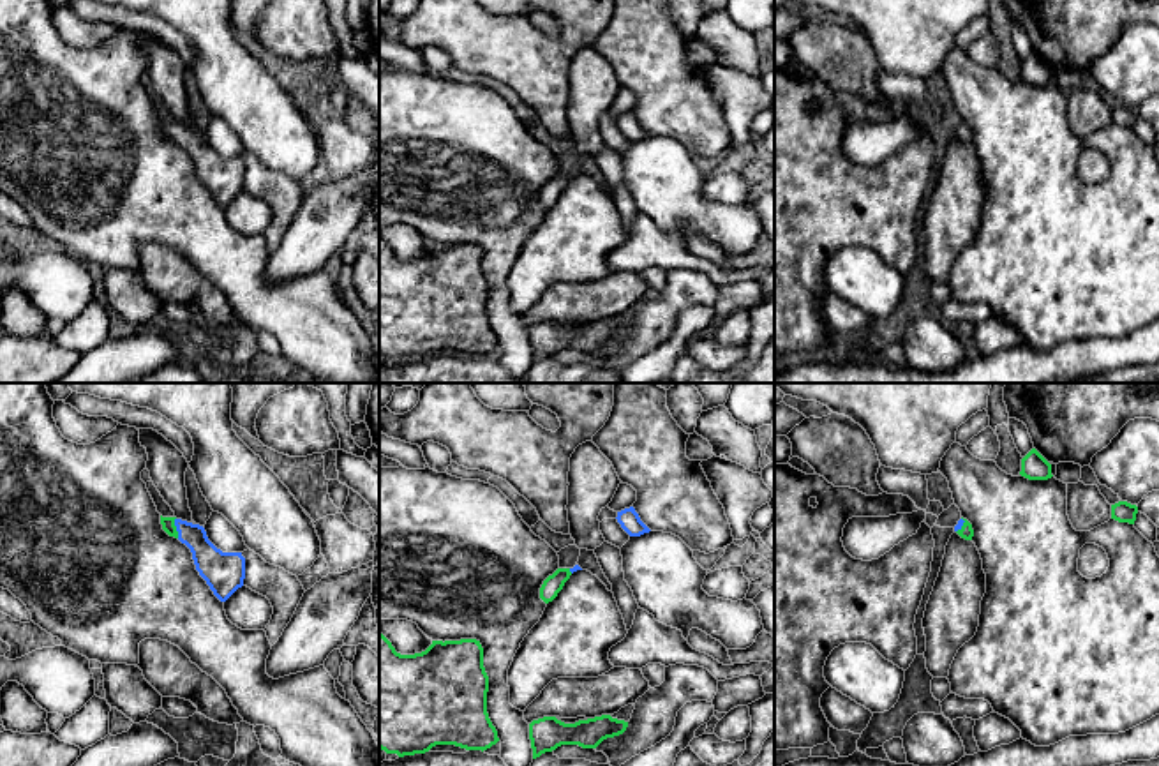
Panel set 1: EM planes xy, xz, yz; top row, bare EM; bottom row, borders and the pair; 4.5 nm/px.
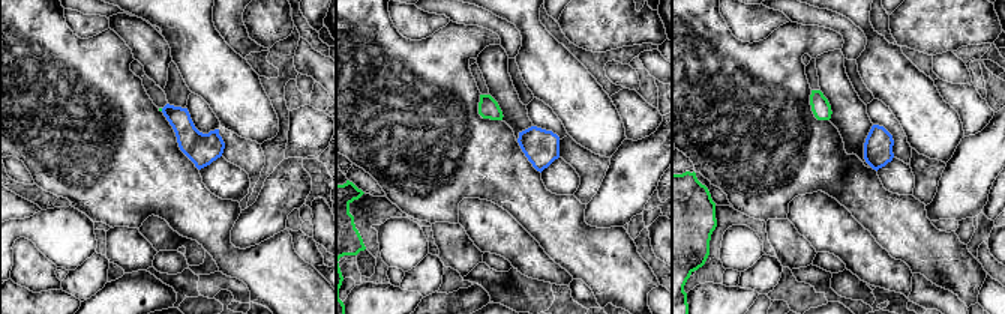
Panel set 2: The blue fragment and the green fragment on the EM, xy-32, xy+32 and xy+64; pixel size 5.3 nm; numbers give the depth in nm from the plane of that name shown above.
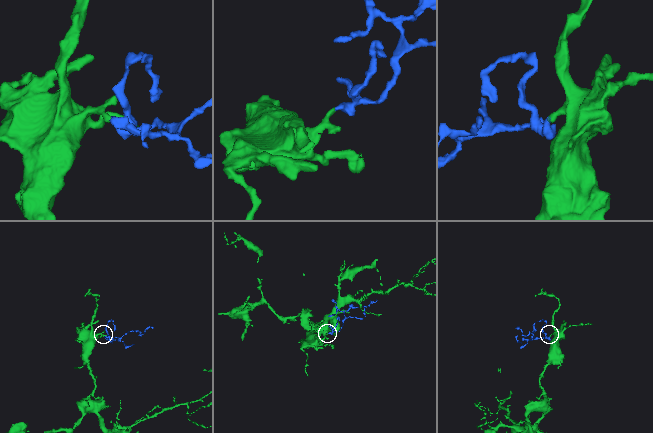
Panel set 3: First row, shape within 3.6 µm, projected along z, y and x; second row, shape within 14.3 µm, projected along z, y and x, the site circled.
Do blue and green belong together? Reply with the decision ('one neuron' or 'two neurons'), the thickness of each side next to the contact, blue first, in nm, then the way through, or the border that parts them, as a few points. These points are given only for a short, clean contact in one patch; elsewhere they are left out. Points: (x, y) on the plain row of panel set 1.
one neuron; calibres 160 and 60 nm; way xy (216, 172), (177, 133), (168, 127)

